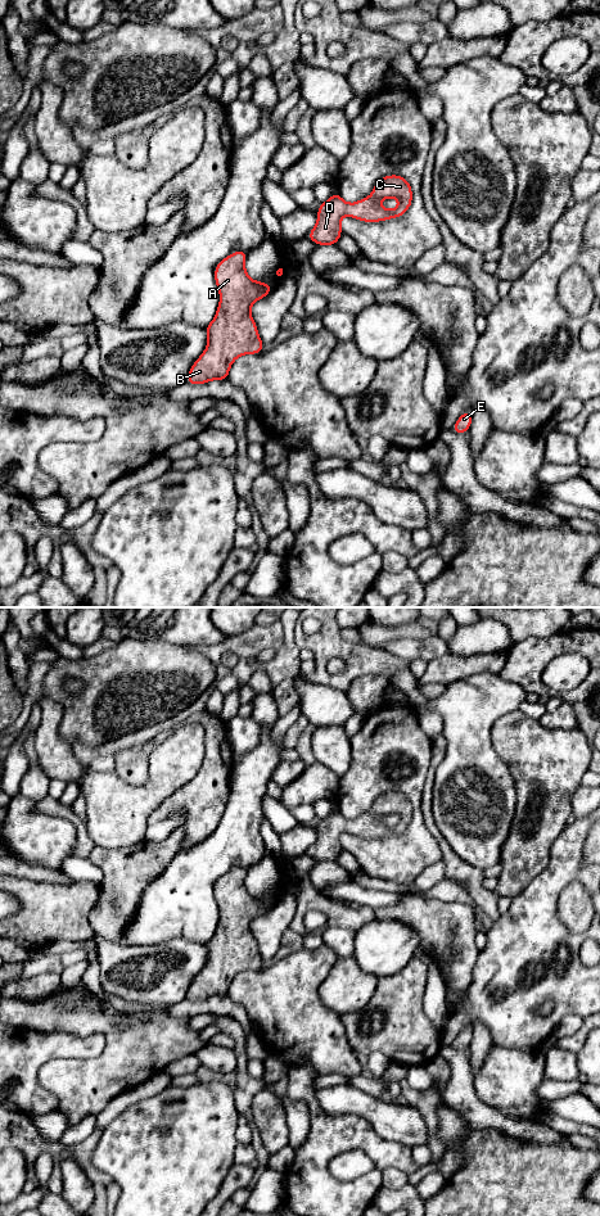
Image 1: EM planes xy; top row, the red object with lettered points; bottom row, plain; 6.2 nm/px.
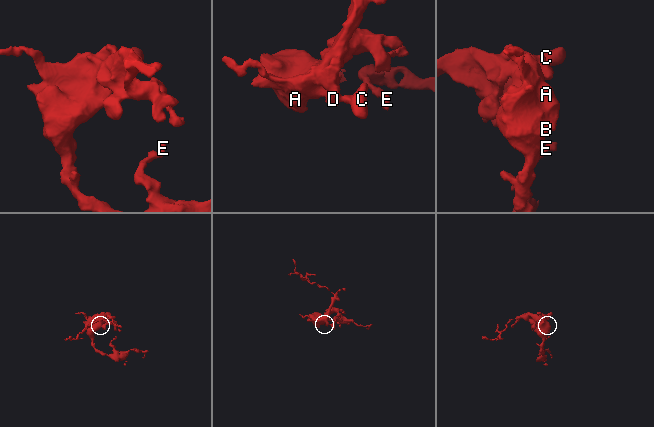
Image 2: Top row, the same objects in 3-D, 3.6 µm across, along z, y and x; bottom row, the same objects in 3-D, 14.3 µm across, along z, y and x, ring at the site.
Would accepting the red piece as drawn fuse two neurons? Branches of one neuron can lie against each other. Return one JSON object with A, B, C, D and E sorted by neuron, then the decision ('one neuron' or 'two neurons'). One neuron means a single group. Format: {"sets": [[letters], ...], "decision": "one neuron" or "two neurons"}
{"sets": [["A", "B", "C", "D", "E"]], "decision": "one neuron"}

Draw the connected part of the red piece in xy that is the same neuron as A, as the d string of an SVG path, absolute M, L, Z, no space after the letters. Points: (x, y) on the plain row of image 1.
M235 867L221 876L215 883L215 899L220 909L220 919L213 936L206 942L207 964L191 981L186 999L193 1002L206 1000L211 996L229 995L233 978L244 971L258 971L265 962L258 951L257 941L251 931L254 918L271 909L272 901L252 896L245 887L248 868Z

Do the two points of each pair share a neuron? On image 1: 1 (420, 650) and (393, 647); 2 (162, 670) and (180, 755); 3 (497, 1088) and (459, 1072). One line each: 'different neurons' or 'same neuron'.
1: same neuron
2: different neurons
3: different neurons

